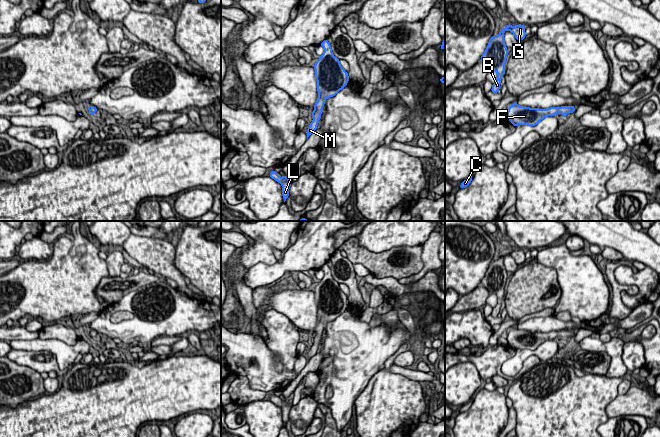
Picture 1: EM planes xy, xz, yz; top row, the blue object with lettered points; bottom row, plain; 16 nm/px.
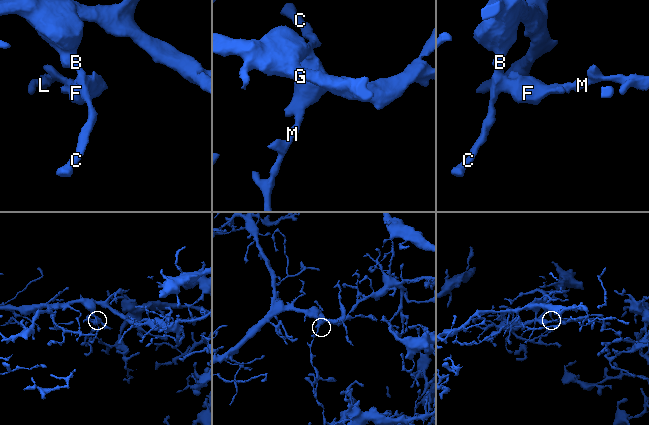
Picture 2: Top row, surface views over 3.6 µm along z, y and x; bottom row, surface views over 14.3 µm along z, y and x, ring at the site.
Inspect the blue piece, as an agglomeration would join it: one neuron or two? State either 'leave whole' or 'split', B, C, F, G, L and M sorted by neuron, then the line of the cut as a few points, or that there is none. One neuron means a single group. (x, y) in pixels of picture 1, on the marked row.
leave whole; B C F G L M; no cut

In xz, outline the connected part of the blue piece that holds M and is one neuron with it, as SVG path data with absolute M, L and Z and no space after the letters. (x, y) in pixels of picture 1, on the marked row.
M324 40L321 46L324 48L324 53L313 67L318 84L318 99L312 112L313 121L307 129L307 139L317 129L325 100L335 96L349 81L348 72L340 65L340 60L333 55L330 43Z

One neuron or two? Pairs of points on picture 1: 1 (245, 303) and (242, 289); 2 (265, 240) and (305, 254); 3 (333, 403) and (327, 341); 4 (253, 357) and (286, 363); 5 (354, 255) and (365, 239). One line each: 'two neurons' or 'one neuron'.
1: one neuron
2: two neurons
3: one neuron
4: two neurons
5: two neurons

